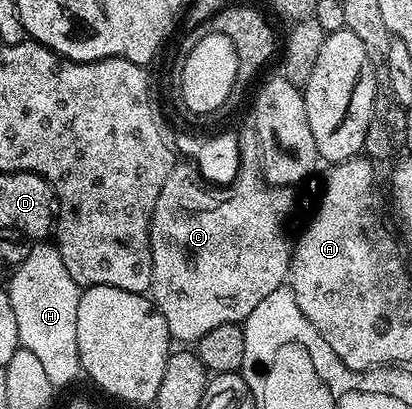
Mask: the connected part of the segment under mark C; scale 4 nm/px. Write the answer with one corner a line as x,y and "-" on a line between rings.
247,125
247,128
241,131
239,145
239,172
235,179
226,185
216,185
204,180
194,162
176,162
174,169
169,173
169,177
161,189
161,197
157,197
157,205
151,214
151,289
149,295
156,309
161,313
161,317
165,317
165,325
169,329
172,340
179,342
180,339
183,342
180,344
183,345
194,344
201,337
205,337
205,333
209,333
209,329
217,329
217,325
225,325
226,323
242,324
249,317
249,313
253,313
253,309
257,309
257,305
261,305
261,301
265,301
265,297
269,297
269,293
273,293
273,289
284,286
288,282
291,273
293,247
289,239
287,243
287,235
283,232
285,223
279,220
280,192
270,186
263,177
263,154
259,148
259,135
255,132
254,126

